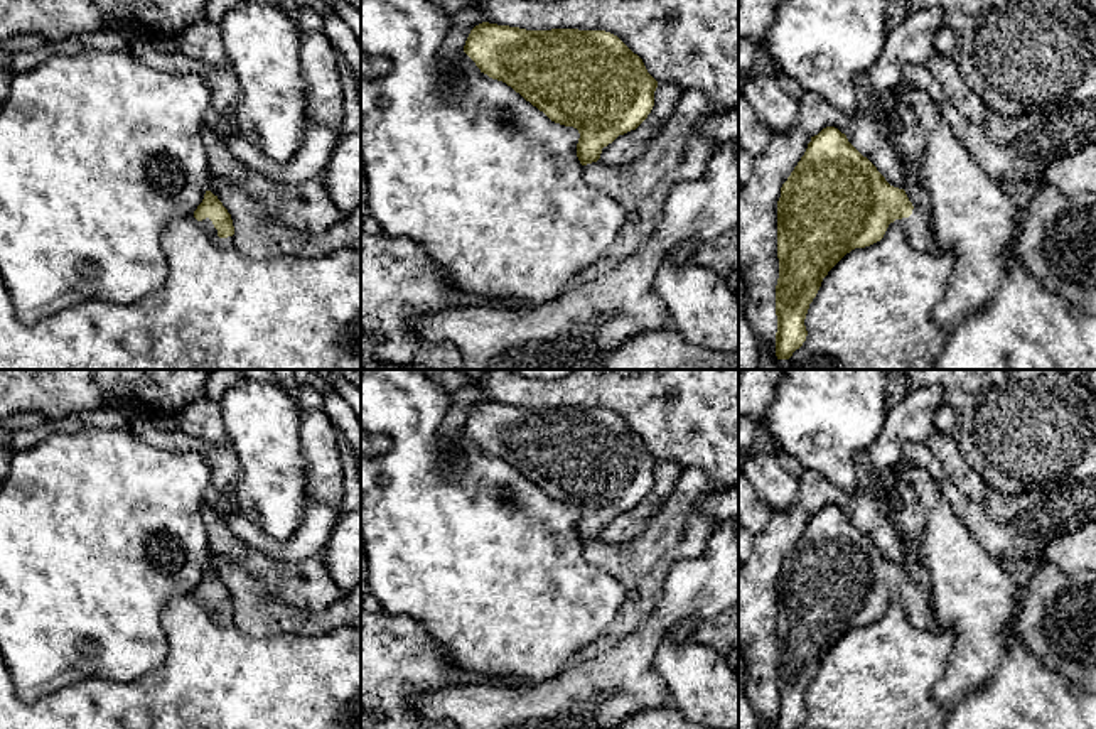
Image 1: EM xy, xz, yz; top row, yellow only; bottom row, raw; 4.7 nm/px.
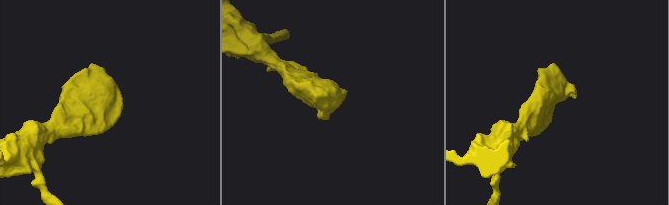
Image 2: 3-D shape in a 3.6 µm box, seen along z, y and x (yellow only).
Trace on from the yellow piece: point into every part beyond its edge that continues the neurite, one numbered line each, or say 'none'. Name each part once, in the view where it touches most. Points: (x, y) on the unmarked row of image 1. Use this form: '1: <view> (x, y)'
1: xy (221, 620)

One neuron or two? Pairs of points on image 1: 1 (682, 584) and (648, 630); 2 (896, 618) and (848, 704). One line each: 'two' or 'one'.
1: one
2: one

